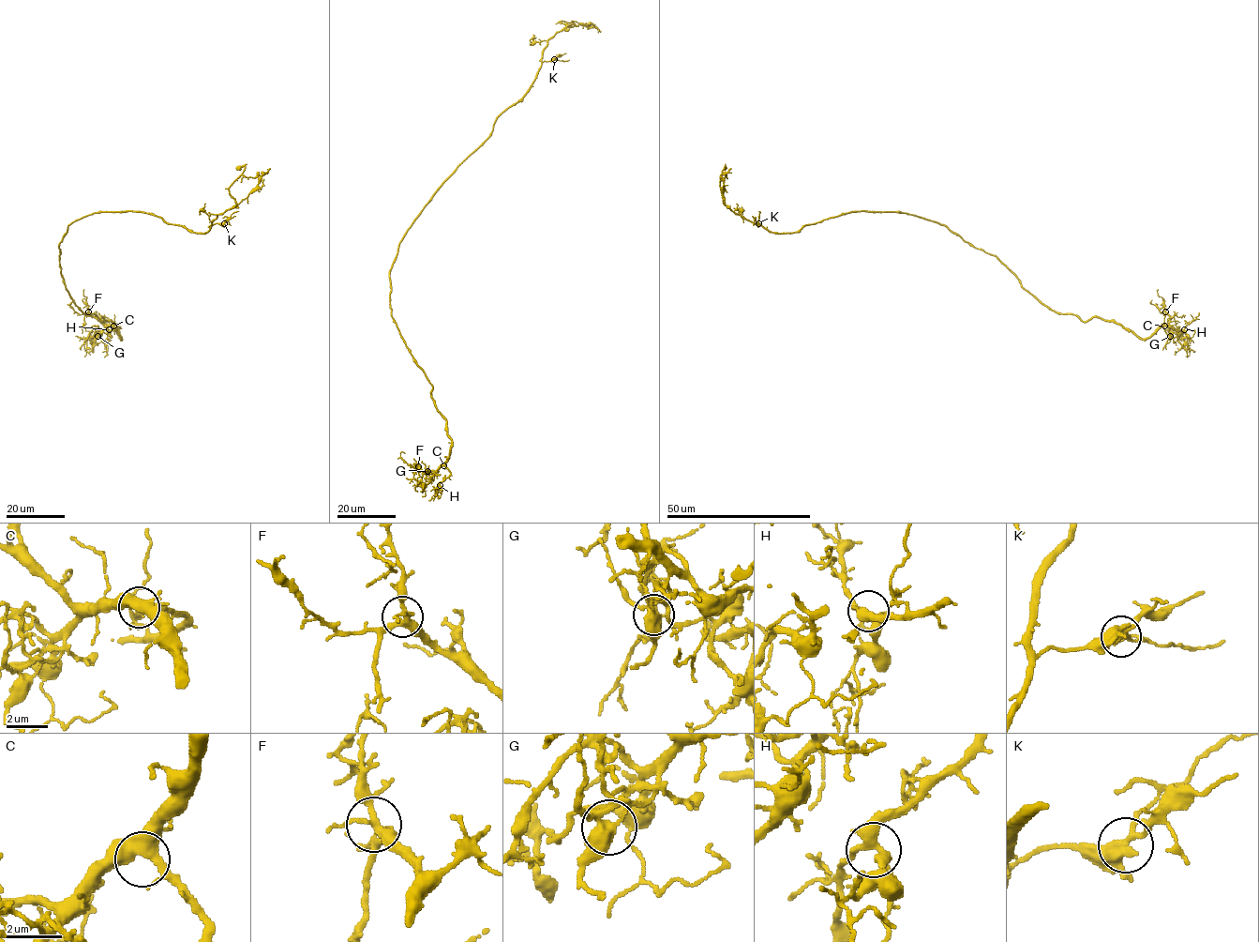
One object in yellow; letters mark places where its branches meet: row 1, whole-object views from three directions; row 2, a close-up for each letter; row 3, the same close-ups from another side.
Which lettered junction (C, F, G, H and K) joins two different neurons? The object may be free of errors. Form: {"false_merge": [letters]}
{"false_merge": ["G"]}

